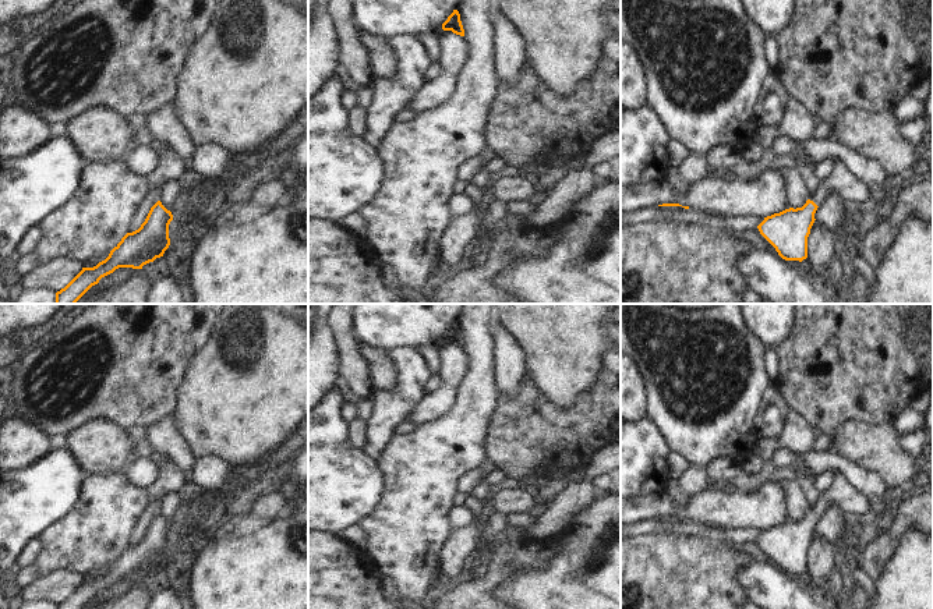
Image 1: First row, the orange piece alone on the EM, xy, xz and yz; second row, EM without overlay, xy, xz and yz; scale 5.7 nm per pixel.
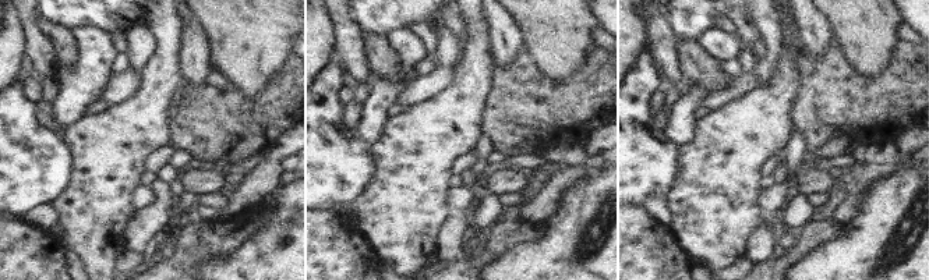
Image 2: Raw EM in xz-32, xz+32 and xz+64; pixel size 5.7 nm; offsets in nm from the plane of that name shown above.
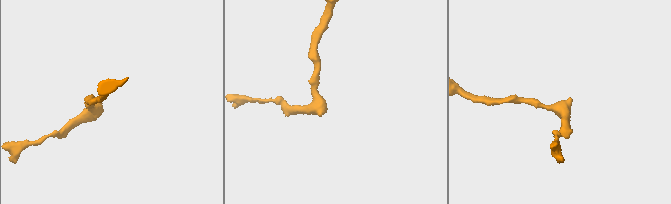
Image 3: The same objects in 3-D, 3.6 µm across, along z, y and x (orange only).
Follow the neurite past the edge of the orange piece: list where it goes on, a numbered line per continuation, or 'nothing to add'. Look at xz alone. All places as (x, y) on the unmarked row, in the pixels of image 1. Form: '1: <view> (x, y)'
nothing to add

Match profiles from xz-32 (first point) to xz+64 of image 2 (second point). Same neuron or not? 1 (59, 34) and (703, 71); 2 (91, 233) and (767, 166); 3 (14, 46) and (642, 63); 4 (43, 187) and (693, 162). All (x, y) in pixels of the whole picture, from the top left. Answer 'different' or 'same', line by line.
1: same
2: different
3: different
4: different

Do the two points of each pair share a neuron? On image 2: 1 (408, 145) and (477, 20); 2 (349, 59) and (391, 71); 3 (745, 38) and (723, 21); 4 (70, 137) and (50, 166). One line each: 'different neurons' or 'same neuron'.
1: same neuron
2: different neurons
3: different neurons
4: different neurons

